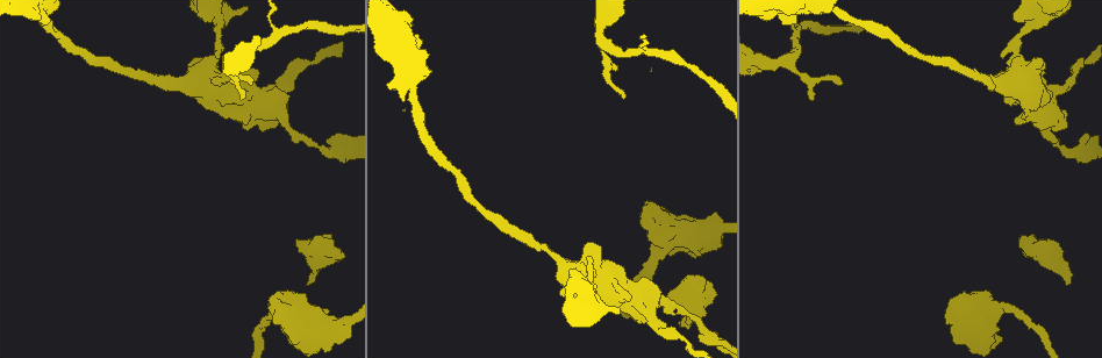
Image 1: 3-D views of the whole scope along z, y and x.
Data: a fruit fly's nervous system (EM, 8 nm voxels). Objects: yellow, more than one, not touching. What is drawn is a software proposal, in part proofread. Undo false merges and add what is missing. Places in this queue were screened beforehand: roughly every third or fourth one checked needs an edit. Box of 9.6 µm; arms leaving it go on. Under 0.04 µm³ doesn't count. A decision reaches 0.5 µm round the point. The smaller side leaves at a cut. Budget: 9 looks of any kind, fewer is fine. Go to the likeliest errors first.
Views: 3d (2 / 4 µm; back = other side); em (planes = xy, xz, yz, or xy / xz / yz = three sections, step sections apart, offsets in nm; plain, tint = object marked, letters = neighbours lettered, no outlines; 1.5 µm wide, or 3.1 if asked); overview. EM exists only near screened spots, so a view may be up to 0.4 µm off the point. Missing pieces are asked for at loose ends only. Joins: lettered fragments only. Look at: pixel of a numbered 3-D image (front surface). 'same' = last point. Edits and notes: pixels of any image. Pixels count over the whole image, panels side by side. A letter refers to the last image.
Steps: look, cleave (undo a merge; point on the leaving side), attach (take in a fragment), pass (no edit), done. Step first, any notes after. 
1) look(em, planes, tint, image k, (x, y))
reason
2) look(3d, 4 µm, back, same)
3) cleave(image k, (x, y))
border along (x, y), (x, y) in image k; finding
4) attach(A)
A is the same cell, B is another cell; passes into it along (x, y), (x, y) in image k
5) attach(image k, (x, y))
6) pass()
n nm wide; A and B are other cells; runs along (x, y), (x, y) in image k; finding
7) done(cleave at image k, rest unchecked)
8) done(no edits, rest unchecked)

look(3d, 4 µm, image 1, (1065, 283))
an open end

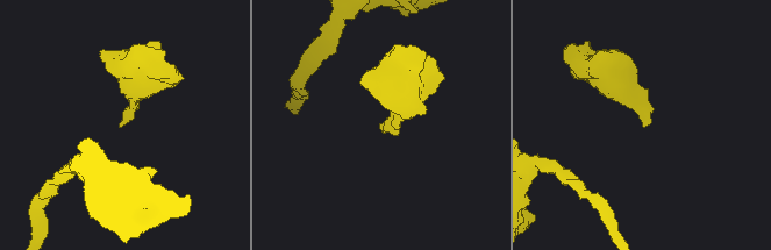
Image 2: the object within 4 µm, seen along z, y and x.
look(em, planes, letters, image 2, (379, 125))
shape alone is not enough

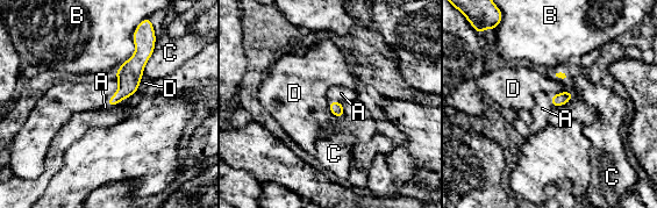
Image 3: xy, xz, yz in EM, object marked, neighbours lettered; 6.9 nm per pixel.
attach(A)
A is the same cell, B, C and D are other cells; passes into it along (336, 107), (336, 101), (341, 93) in image 3; the neuron continues

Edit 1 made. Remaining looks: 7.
look(overview)

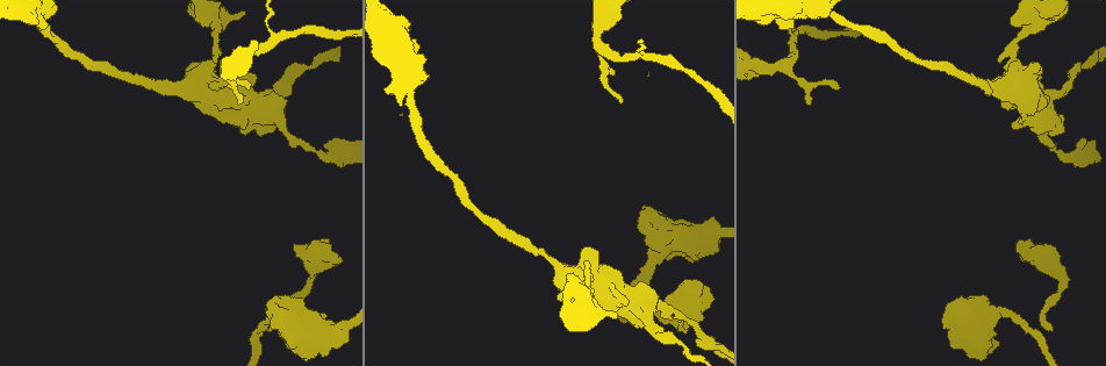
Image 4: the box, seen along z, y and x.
look(3d, 4 µm, image 4, (660, 244))
sudden change in width

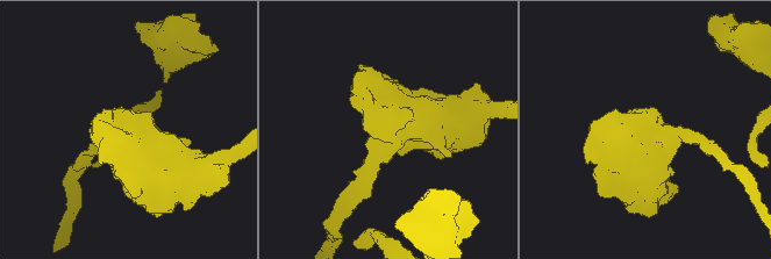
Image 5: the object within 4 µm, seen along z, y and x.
look(em, yz, step 4, letters, image 5, (654, 141))

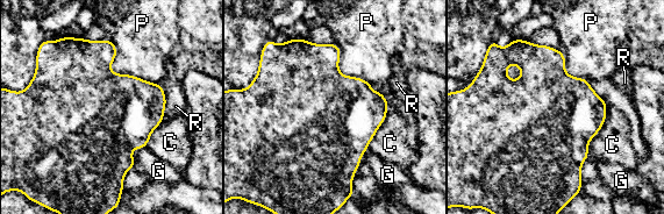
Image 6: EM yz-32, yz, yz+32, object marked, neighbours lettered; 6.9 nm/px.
pass()
750 nm wide; C, G, P and R are other cells; border along (607, 106), (587, 156) in image 6; all the same neuron

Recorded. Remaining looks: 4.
look(em, planes, letters, image 4, (210, 64))

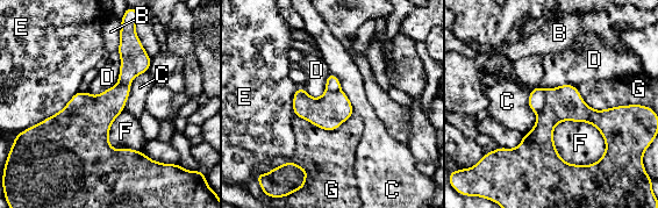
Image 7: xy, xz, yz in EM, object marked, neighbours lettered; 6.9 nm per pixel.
cleave(image 7, (536, 101))
240 nm wide; B, C, D, E, F and G are other cells; border along (546, 91), (544, 107), (538, 115) in image 7; a second neuron is stuck on

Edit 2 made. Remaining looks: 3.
look(3d, 4 µm, image 4, (271, 40))
three-way junction

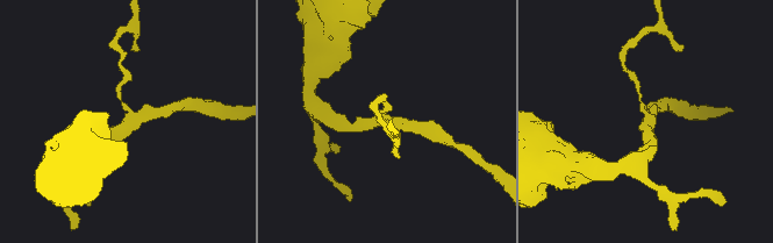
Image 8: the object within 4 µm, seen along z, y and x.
look(em, xz, step 8, letters, image 8, (129, 122))
3 arms

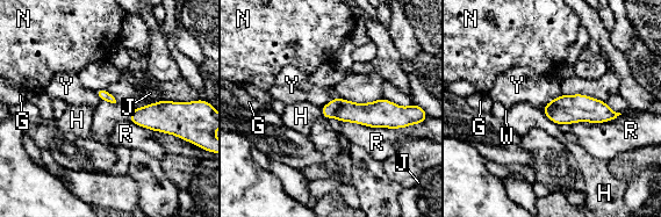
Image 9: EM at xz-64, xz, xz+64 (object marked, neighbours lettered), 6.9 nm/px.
look(em, planes, letters, same)

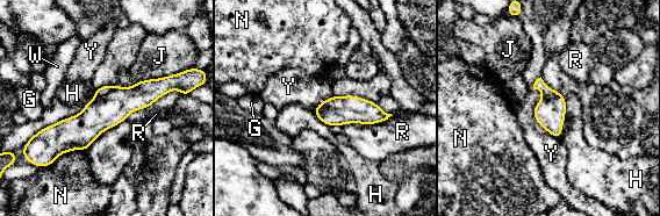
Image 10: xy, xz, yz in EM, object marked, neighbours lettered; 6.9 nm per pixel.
cleave(image 10, (99, 93))
G, H, J, N, R, W and Y are other cells; border along (113, 87), (102, 96), (95, 99) in image 10; a second neuron is stuck on

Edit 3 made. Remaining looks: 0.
done(attach at image 3, cleave at image 7, cleave at image 10, rest unchecked)

